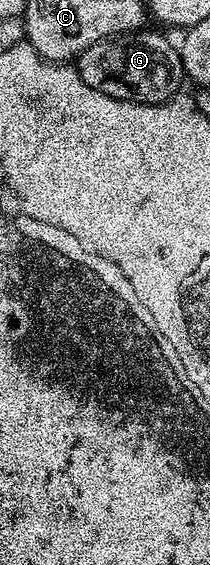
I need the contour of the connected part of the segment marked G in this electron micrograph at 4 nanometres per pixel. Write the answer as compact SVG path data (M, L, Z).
M147 31L102 40L85 49L73 64L81 82L114 100L138 104L163 104L170 100L180 91L179 83L184 83L183 61L174 43L171 45L159 32Z

